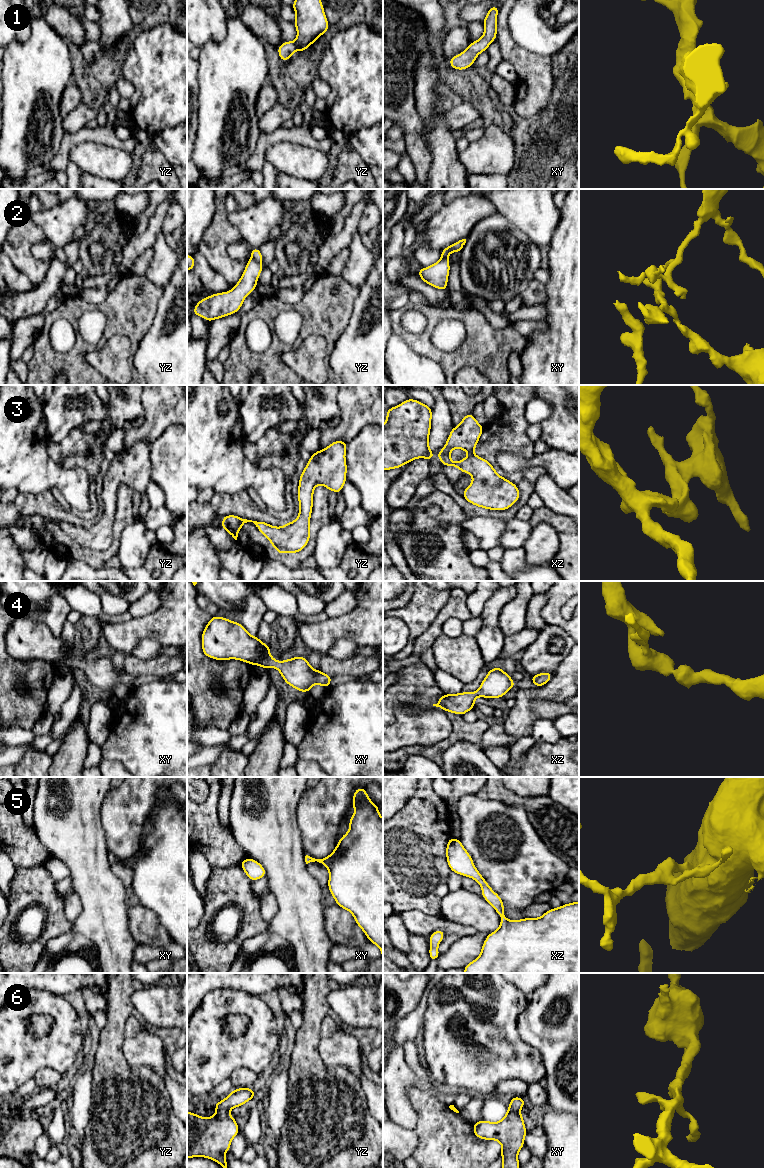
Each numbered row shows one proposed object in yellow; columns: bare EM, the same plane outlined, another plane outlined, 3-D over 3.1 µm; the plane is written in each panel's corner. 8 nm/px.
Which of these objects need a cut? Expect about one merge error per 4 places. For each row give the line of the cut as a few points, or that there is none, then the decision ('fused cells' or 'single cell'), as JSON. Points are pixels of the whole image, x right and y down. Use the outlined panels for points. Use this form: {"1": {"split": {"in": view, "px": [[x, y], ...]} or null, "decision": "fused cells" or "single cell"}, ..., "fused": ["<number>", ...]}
{"1": {"split": null, "decision": "single cell"}, "2": {"split": {"in": "yz", "px": [[251, 257], [260, 262]]}, "decision": "fused cells"}, "3": {"split": null, "decision": "single cell"}, "4": {"split": null, "decision": "single cell"}, "5": {"split": null, "decision": "single cell"}, "6": {"split": null, "decision": "single cell"}, "fused": ["2"]}

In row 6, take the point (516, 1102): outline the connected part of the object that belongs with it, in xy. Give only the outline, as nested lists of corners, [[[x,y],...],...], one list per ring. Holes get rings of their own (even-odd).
[[[513,1096],[506,1115],[499,1122],[479,1120],[472,1128],[475,1136],[483,1140],[496,1140],[502,1145],[500,1156],[503,1158],[501,1169],[519,1169],[518,1152],[525,1146],[524,1138],[528,1131],[520,1109],[526,1100]]]

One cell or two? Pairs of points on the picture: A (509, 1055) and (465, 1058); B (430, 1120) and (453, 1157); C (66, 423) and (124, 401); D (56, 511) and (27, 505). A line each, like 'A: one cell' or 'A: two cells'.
A: one cell
B: one cell
C: one cell
D: one cell

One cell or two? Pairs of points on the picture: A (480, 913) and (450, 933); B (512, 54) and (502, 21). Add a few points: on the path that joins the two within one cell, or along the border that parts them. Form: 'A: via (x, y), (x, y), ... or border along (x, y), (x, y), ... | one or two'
A: border along (441, 916), (450, 921), (471, 925), (478, 931) | two
B: via (508, 46), (504, 39), (503, 29) | one

